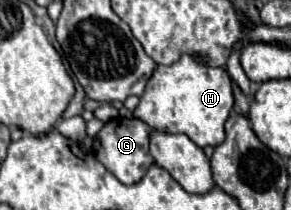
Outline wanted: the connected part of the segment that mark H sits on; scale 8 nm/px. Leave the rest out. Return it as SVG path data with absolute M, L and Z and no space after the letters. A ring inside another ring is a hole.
M181 55L179 61L171 65L157 65L145 87L141 103L133 113L149 127L185 133L199 147L215 147L225 139L223 123L233 109L233 81L223 67L203 65L197 57L201 55Z

